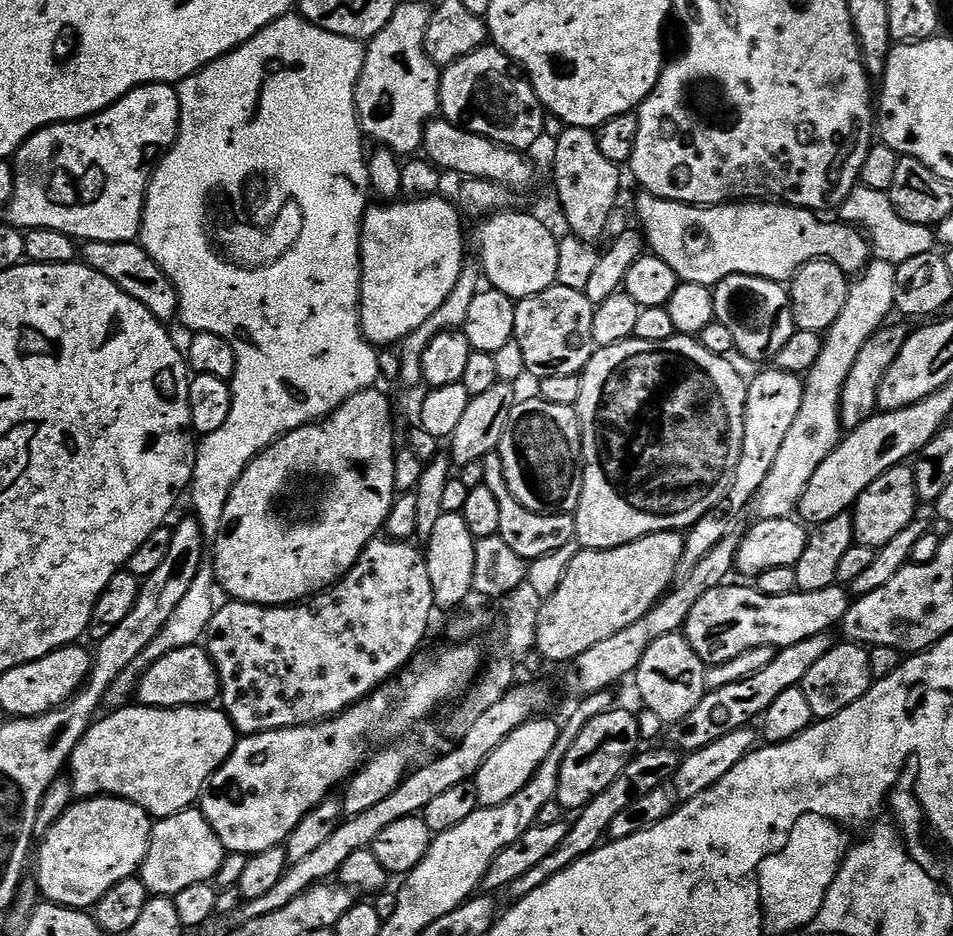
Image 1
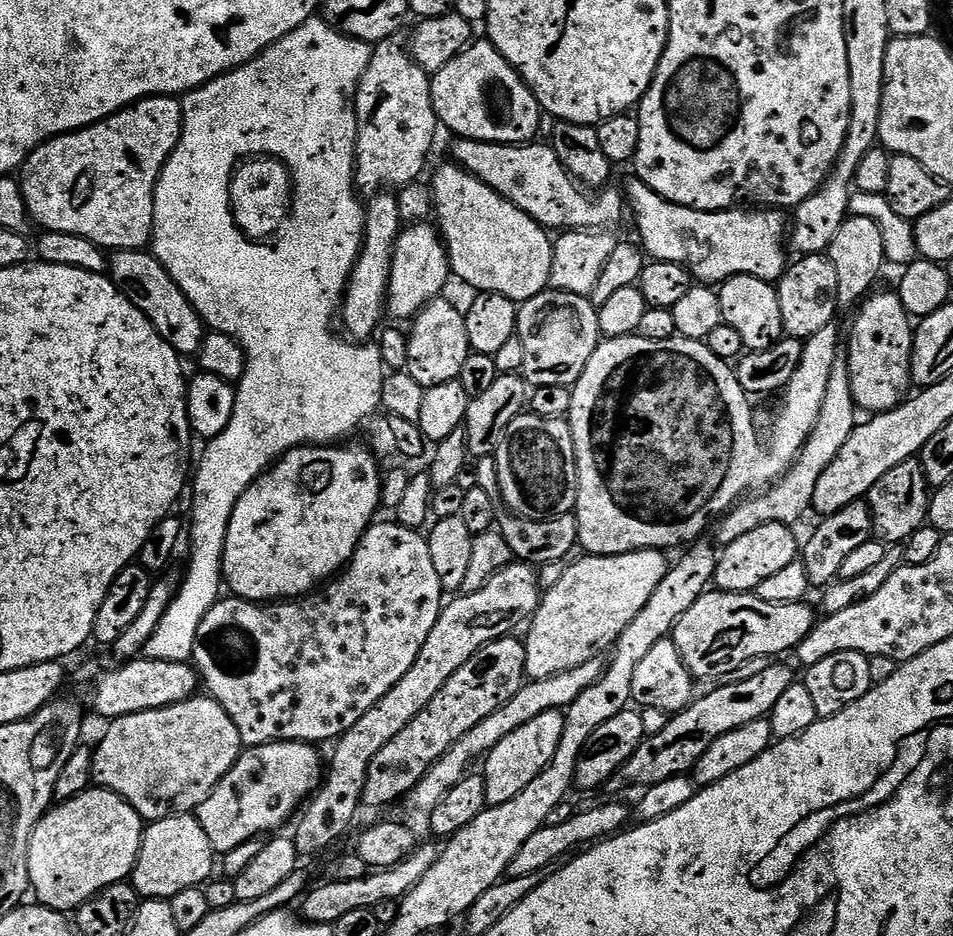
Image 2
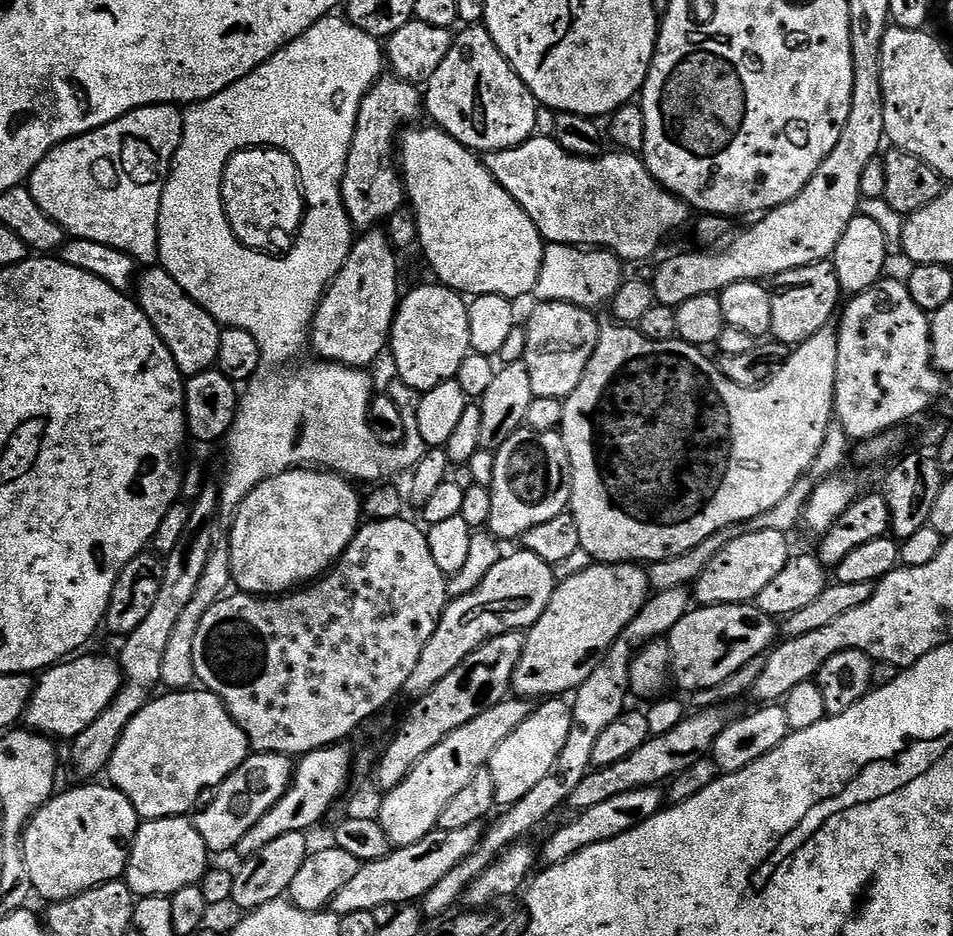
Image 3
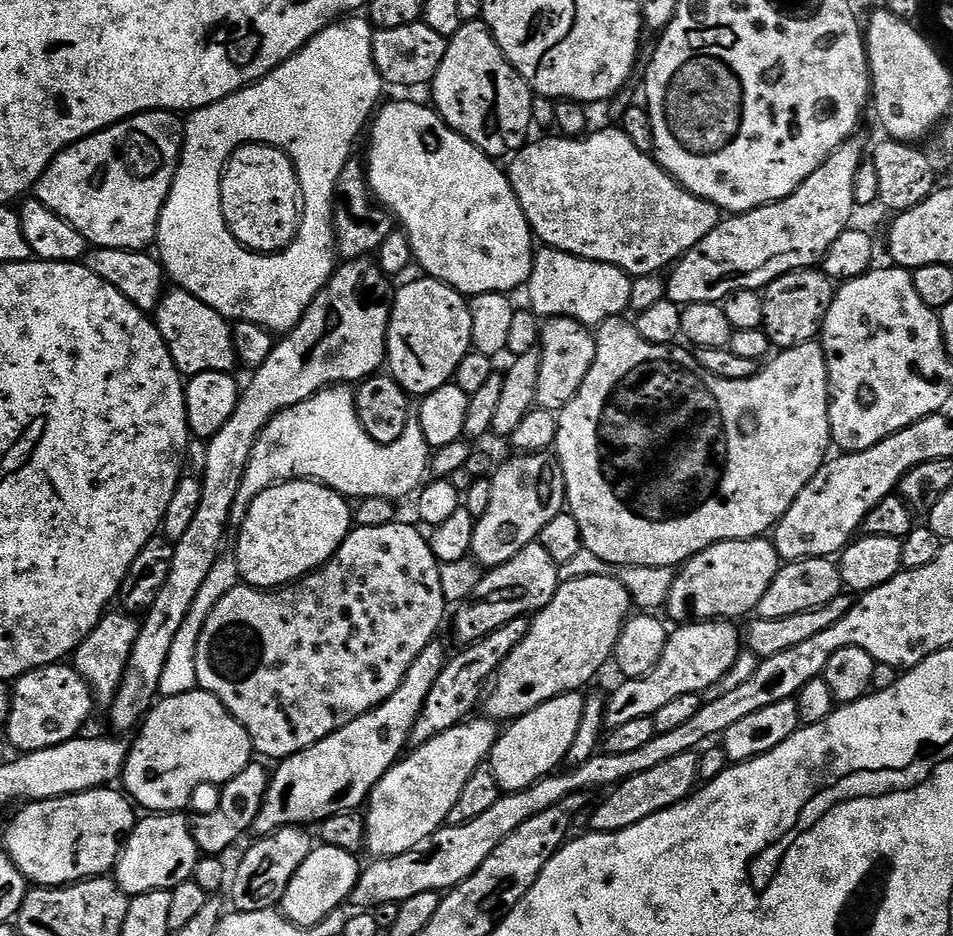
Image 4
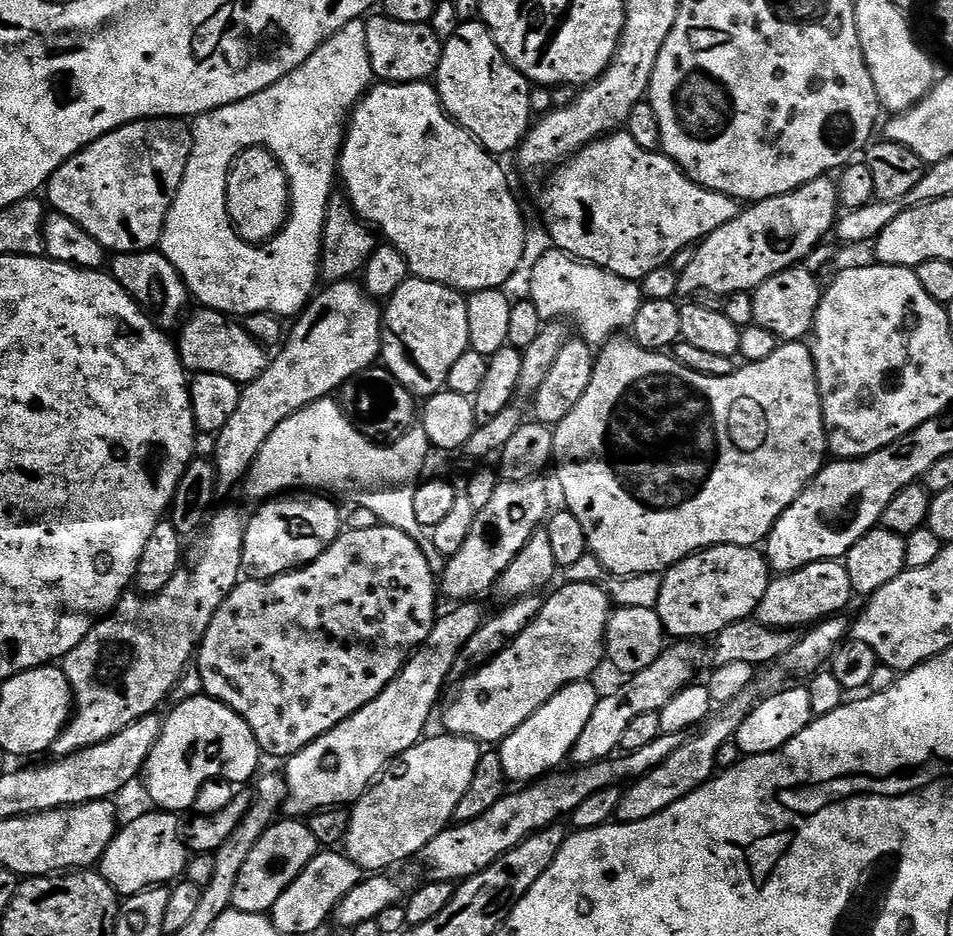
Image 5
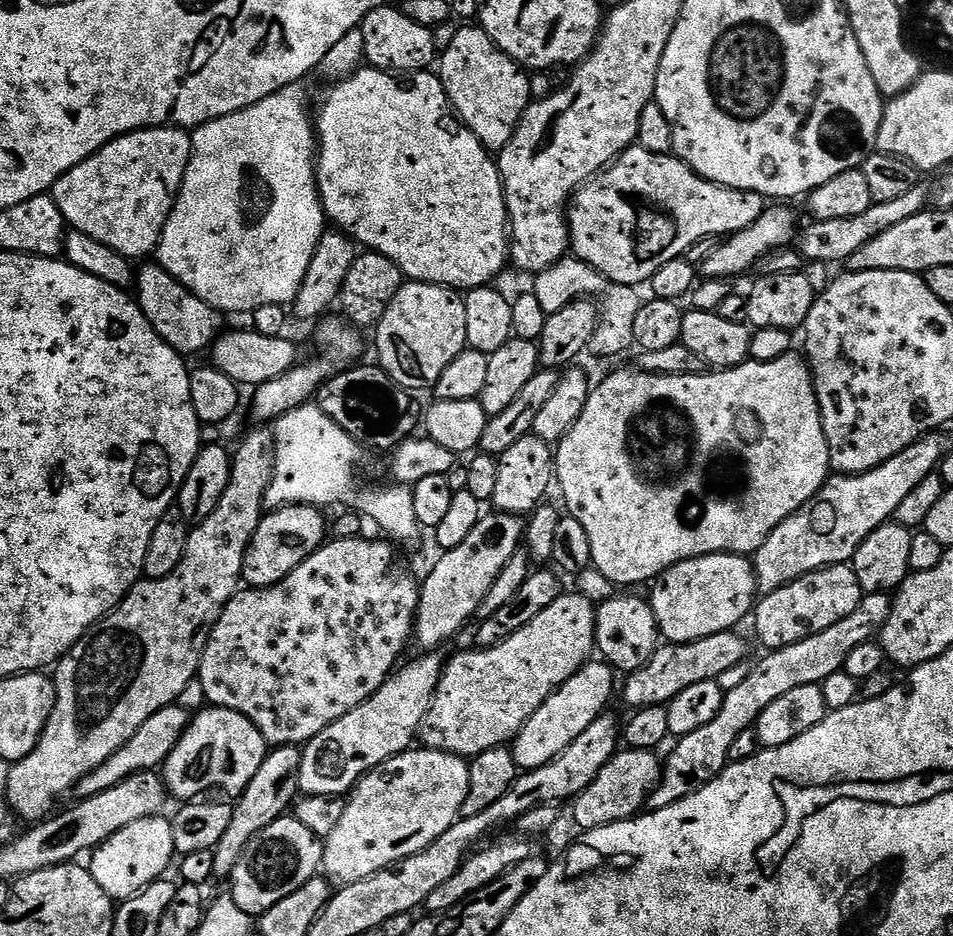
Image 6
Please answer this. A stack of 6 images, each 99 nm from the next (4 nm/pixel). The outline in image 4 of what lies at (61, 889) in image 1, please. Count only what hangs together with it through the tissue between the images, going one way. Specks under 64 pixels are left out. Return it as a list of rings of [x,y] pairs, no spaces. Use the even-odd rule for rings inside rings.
[[[105,786],[74,793],[72,796],[24,804],[20,808],[24,809],[9,822],[8,829],[5,830],[2,848],[24,875],[25,881],[41,888],[63,888],[66,884],[79,884],[81,880],[107,877],[111,873],[120,858],[125,840],[138,823],[133,801],[123,791],[115,792],[116,790],[115,787]]]

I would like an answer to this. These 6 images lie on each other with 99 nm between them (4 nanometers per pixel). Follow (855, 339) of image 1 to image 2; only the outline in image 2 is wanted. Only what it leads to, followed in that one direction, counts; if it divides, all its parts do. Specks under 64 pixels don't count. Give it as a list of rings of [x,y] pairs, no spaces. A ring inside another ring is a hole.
[[[838,362],[830,374],[826,396],[822,398],[822,410],[818,414],[818,422],[814,422],[814,430],[804,444],[804,449],[796,455],[796,461],[771,487],[737,503],[719,521],[721,524],[716,530],[715,543],[720,546],[729,544],[744,537],[745,534],[750,534],[750,530],[758,530],[758,526],[767,524],[796,526],[796,523],[812,508],[814,486],[818,486],[818,478],[826,474],[826,466],[830,466],[830,462],[838,458],[842,446],[846,446],[850,434],[856,429],[858,423],[856,415],[858,415],[858,409],[850,390],[848,365]]]

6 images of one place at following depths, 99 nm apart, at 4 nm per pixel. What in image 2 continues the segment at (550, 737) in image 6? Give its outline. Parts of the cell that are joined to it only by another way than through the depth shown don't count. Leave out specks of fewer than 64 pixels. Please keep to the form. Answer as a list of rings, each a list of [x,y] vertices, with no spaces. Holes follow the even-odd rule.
[[[563,711],[538,714],[538,718],[526,722],[526,726],[518,726],[514,734],[506,734],[506,738],[492,748],[483,761],[482,769],[489,805],[510,802],[510,798],[522,794],[522,790],[526,790],[526,786],[530,786],[530,782],[542,774],[542,770],[552,763],[558,742],[562,742],[563,725]]]

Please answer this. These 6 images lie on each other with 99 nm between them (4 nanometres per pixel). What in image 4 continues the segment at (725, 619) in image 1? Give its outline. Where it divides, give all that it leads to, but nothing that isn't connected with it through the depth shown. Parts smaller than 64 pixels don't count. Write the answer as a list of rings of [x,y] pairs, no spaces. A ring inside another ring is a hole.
[[[698,620],[691,624],[681,624],[673,627],[668,634],[666,650],[662,650],[662,658],[654,670],[650,670],[648,676],[643,676],[637,680],[625,679],[624,684],[616,688],[613,696],[607,697],[604,705],[604,722],[609,729],[624,725],[625,722],[631,722],[634,718],[646,718],[647,716],[655,718],[658,710],[662,706],[674,702],[674,698],[682,698],[682,694],[694,694],[700,696],[708,687],[714,686],[727,675],[734,666],[736,659],[742,651],[742,632],[739,627],[731,620]]]

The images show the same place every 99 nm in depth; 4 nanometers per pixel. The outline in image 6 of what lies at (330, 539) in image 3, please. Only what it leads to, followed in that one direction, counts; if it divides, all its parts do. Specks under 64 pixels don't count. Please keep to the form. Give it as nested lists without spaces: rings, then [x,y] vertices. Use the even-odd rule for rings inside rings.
[[[291,504],[289,508],[277,508],[269,511],[261,519],[258,530],[252,539],[252,544],[248,547],[248,553],[244,559],[243,583],[248,588],[269,588],[271,584],[279,584],[303,560],[310,558],[310,554],[317,552],[321,544],[325,543],[326,540],[326,520],[324,524],[324,516],[320,512],[323,511],[319,507],[311,504]]]

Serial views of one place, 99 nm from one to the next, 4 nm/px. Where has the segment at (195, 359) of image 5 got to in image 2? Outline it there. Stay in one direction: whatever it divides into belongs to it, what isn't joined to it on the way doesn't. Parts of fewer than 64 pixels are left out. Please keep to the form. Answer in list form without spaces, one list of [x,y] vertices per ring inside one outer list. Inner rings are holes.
[[[122,248],[113,251],[106,268],[118,290],[122,290],[122,294],[126,294],[126,298],[130,298],[130,302],[134,302],[138,310],[147,314],[154,330],[158,330],[158,334],[162,334],[162,338],[170,342],[173,350],[184,358],[195,357],[199,353],[206,331],[204,319],[197,314],[186,294],[182,294],[178,282],[170,278],[162,262],[158,262],[151,251],[139,248]]]

